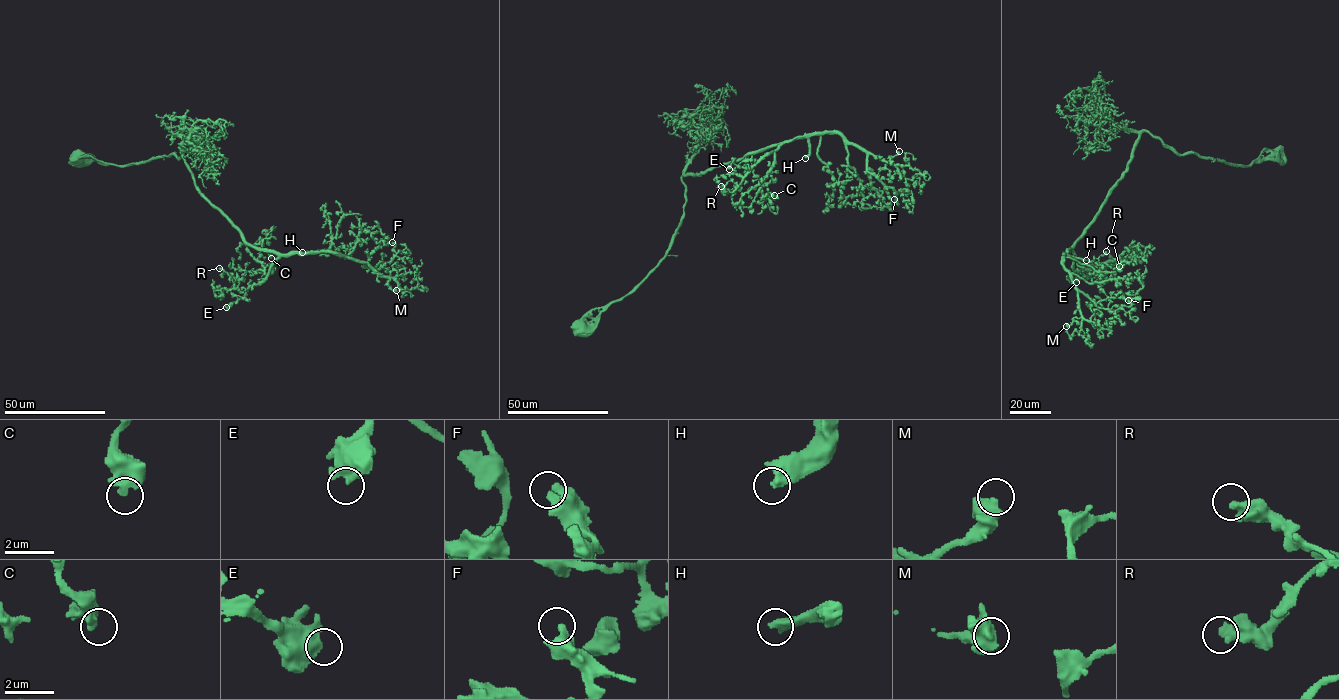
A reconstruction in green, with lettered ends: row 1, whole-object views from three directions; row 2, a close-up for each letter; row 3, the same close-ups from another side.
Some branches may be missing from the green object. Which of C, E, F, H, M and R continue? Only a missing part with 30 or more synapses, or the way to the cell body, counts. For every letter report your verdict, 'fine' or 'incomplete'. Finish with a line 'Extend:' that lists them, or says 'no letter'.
C: fine
E: fine
F: fine
H: incomplete
M: fine
R: fine
Extend: H

